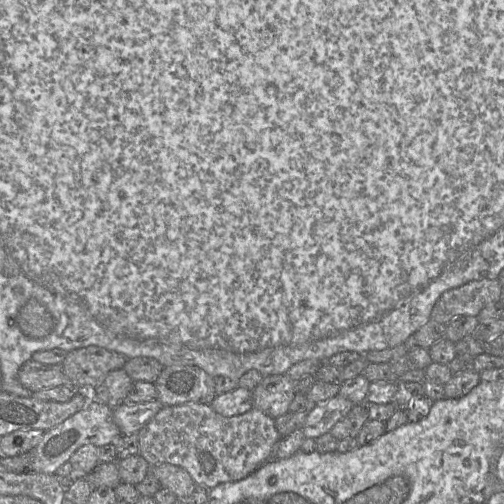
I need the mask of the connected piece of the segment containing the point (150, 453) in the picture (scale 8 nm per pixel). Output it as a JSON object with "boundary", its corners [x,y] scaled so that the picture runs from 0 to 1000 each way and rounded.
{"boundary":[[[369,800],[325,806],[274,857],[276,901],[300,927],[317,921],[341,921],[367,931],[389,964],[403,964],[415,974],[429,964],[470,954],[504,937],[538,901],[558,865],[546,843],[546,831],[510,810],[484,821],[444,827],[429,819],[415,802]]]}

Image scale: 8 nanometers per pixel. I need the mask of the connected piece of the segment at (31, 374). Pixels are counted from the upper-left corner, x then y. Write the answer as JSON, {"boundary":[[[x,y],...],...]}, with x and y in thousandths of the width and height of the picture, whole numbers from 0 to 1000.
{"boundary":[[[65,714],[40,728],[36,752],[63,780],[115,766],[139,766],[121,724],[89,724]]]}

